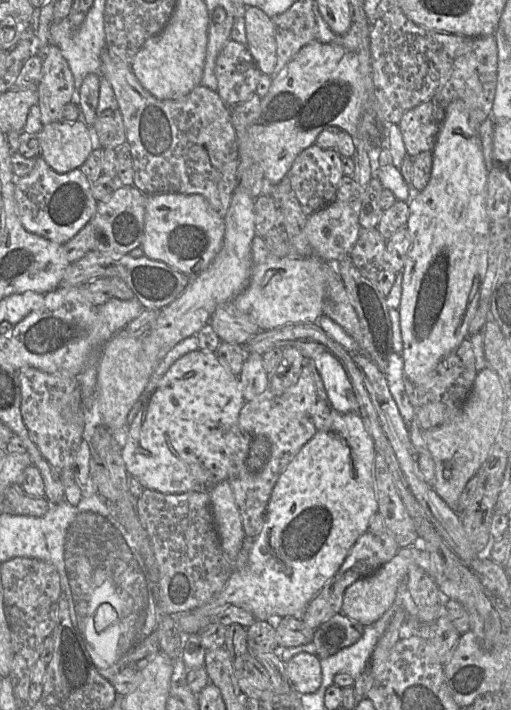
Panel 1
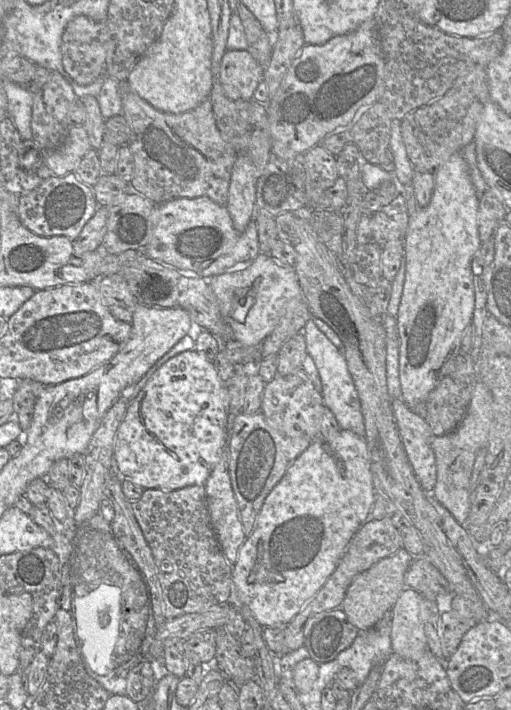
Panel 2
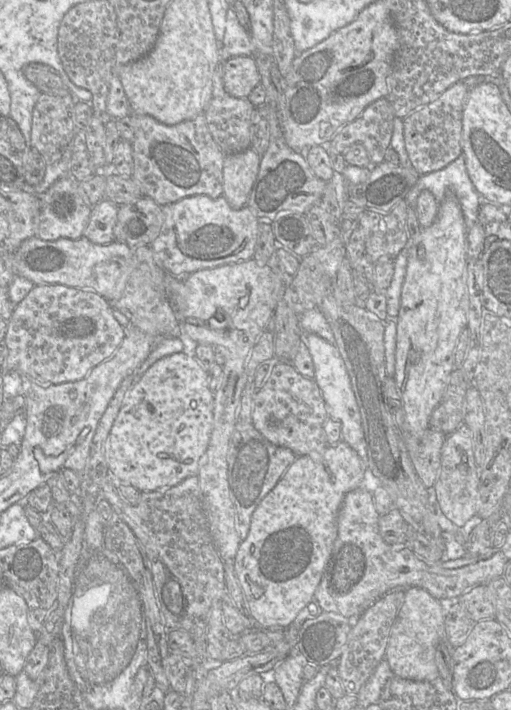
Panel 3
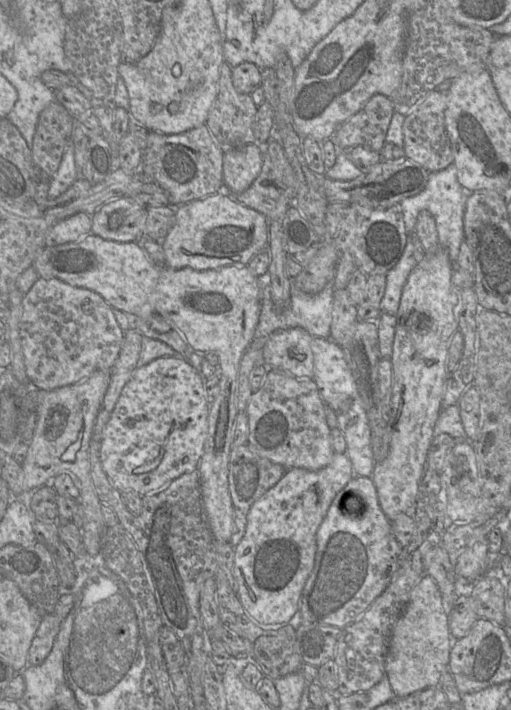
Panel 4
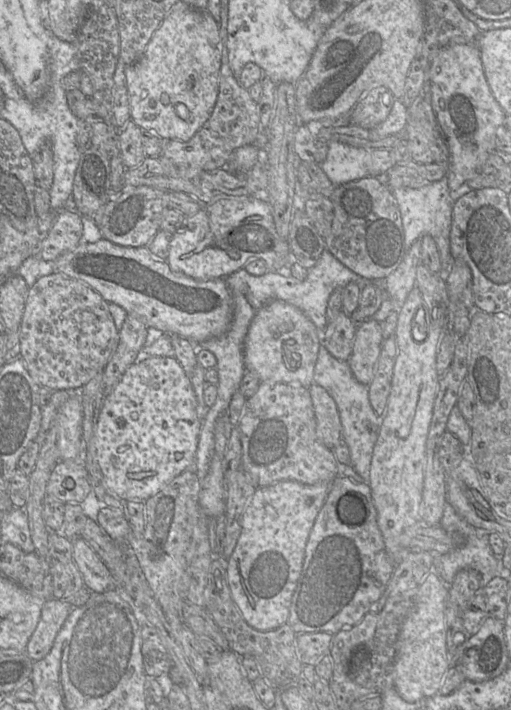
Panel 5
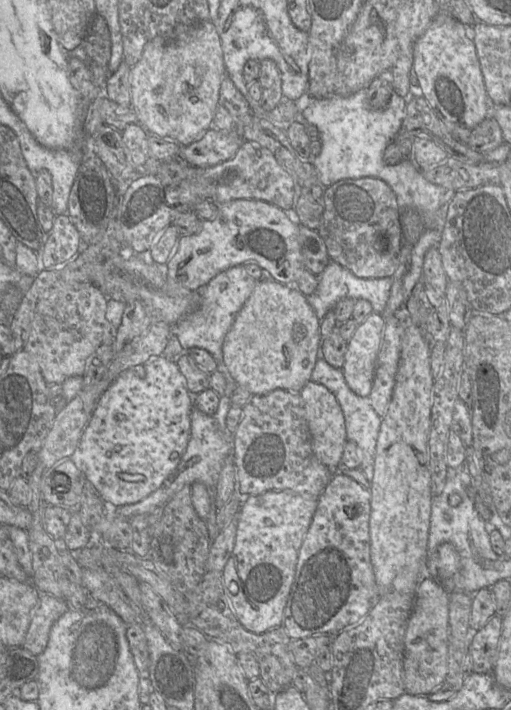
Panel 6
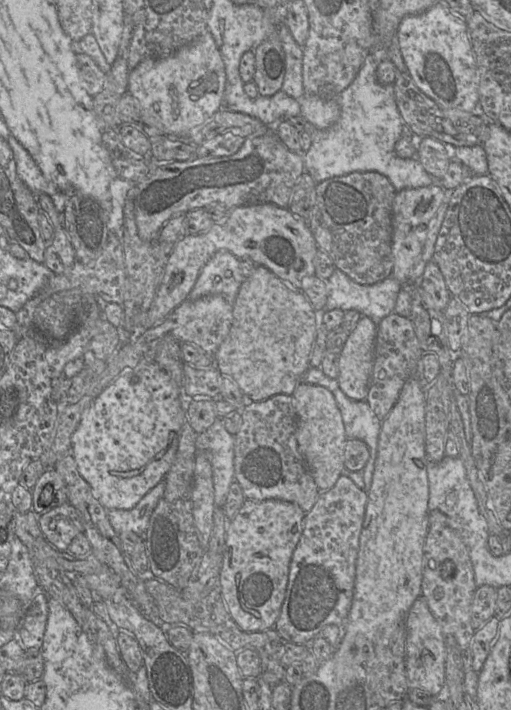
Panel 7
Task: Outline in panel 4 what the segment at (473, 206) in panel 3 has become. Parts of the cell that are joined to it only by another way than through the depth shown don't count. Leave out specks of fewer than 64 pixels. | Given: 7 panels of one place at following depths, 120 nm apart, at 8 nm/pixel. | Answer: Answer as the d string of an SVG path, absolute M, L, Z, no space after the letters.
M454 163L443 170L430 173L425 188L417 195L403 199L399 204L402 208L407 234L415 233L418 214L422 210L429 211L436 222L439 243L448 253L453 265L460 251L460 246L465 240L463 219L468 196L463 192L463 186L457 179L457 167Z

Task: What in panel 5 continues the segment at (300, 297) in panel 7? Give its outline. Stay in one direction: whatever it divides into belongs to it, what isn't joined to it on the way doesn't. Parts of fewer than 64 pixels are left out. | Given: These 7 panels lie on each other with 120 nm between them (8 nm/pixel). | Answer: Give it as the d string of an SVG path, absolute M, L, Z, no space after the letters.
M271 301L256 312L249 325L243 349L246 370L255 372L261 382L298 384L309 388L314 383L323 332L292 304Z

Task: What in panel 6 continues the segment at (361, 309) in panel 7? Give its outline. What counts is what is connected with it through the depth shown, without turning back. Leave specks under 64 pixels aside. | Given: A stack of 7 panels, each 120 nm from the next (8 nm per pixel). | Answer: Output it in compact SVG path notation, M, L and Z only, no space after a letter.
M331 259L324 271L316 276L318 278L318 286L311 295L306 296L306 300L314 310L319 321L343 298L368 300L372 305L373 312L381 314L384 311L390 296L392 277L370 279L359 278Z

